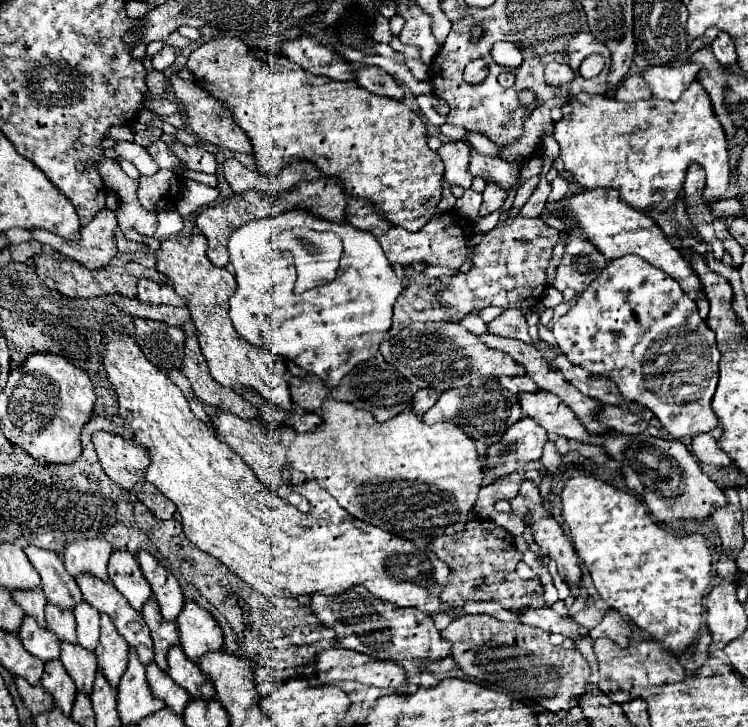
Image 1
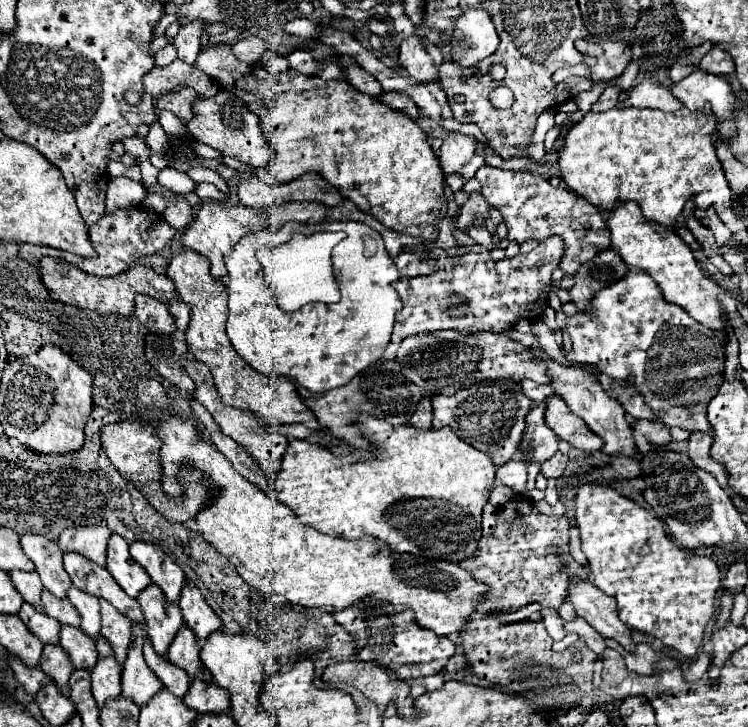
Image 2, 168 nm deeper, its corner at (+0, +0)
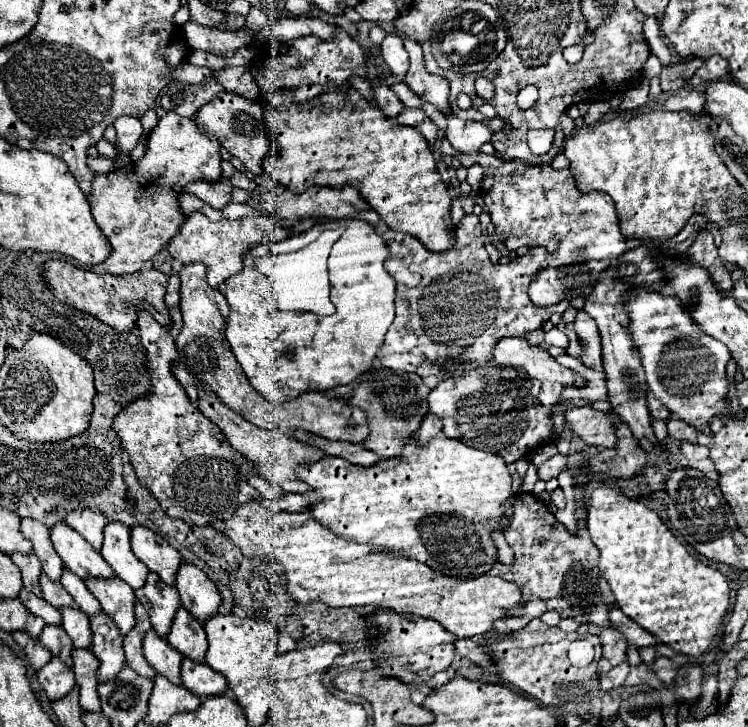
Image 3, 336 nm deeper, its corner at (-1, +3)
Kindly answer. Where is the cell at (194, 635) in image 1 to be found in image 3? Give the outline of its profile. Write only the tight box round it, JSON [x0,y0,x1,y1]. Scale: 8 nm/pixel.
[174,562,222,622]

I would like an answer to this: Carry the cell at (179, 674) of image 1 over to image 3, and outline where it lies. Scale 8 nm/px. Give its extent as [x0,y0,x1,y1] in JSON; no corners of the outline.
[168,608,206,660]

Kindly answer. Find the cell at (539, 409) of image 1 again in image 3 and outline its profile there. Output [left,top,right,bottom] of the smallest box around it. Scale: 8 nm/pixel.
[566,406,622,448]

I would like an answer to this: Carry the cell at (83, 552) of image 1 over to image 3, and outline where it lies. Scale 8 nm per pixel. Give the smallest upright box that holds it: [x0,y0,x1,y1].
[66,510,108,550]

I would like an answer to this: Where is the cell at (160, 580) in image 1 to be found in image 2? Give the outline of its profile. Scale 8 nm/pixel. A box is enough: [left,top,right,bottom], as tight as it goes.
[129,543,185,603]

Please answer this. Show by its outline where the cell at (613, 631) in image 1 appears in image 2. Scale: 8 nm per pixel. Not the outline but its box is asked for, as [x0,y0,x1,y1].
[605,639,657,675]

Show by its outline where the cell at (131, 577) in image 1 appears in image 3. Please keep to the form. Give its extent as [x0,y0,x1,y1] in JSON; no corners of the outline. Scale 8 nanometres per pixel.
[100,522,148,590]

